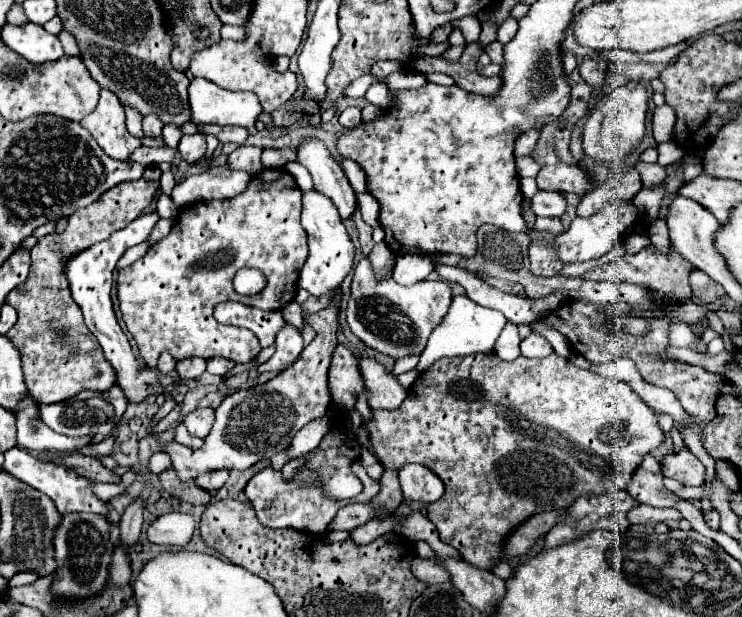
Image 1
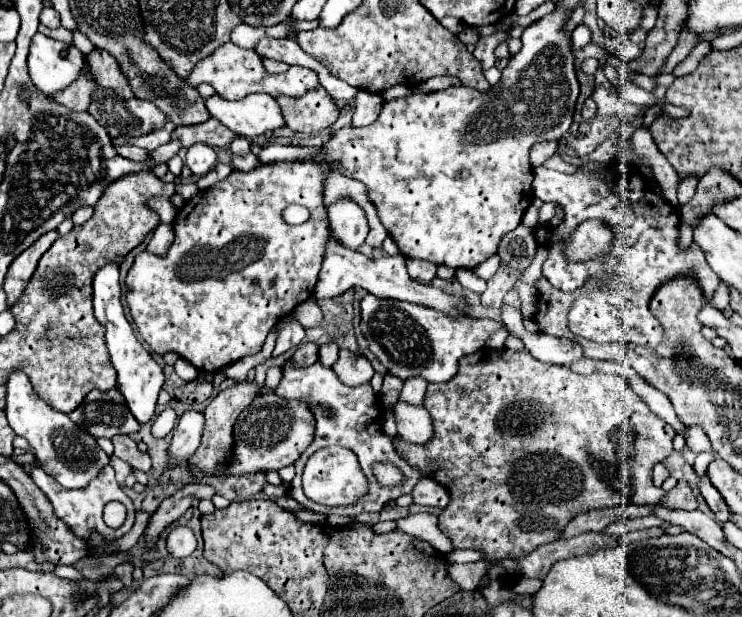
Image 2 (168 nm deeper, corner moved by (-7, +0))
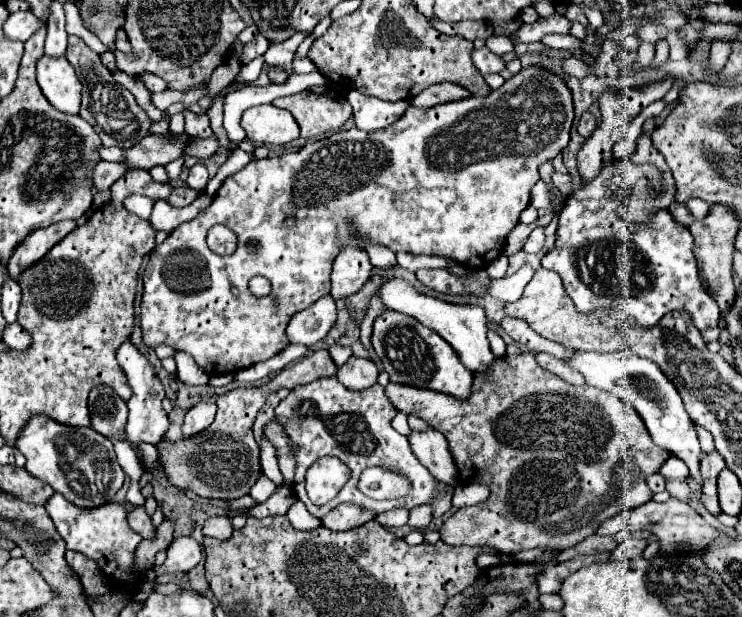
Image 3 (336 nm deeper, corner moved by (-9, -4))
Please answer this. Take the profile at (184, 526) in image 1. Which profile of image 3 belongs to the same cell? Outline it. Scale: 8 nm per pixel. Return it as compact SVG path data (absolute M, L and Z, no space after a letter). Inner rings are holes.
M192 536L174 538L160 572L188 572L200 562L200 546Z

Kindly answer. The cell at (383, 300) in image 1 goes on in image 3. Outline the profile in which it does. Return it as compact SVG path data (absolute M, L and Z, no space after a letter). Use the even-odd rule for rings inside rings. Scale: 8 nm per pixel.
M384 310L374 322L372 346L382 360L384 370L390 374L390 382L428 388L456 398L468 398L472 388L472 372L460 362L460 356L438 332L426 328L416 318Z

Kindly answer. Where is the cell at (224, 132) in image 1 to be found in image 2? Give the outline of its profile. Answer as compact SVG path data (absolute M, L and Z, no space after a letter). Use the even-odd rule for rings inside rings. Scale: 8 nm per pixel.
M210 118L208 122L196 126L178 126L172 134L172 140L180 140L182 148L190 148L194 144L222 148L234 140L234 134L226 126L222 126L216 118Z

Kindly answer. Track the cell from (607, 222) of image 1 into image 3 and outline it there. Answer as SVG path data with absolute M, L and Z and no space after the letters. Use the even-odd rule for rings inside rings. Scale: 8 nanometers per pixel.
M528 66L528 68L522 68L518 74L514 74L510 80L506 80L500 88L492 90L484 98L470 96L470 98L464 98L464 100L438 104L438 106L432 106L428 110L410 106L392 126L386 126L384 130L374 130L374 132L362 132L358 128L340 130L340 132L332 134L330 138L314 140L314 142L310 140L296 152L284 152L280 156L270 156L270 158L264 158L264 160L250 162L248 166L244 166L240 172L230 176L220 186L220 190L216 192L212 204L206 210L202 210L196 218L180 224L176 230L170 232L170 236L160 246L156 246L150 252L150 260L148 260L148 266L146 266L144 276L142 276L144 292L142 292L142 304L140 304L140 326L142 326L144 344L148 348L156 348L158 344L166 344L166 346L172 346L174 350L182 350L182 352L190 354L196 360L196 364L208 376L232 374L236 370L248 368L250 364L256 364L256 362L262 362L262 360L268 360L268 358L276 356L288 344L288 340L284 338L284 326L288 324L288 320L296 312L312 306L318 298L330 294L332 258L336 258L336 254L340 252L340 246L344 246L344 242L352 242L352 244L360 246L360 242L356 240L356 234L348 226L350 220L346 220L346 218L352 218L352 222L356 224L356 230L360 234L372 238L374 242L380 242L380 244L388 246L392 252L444 256L444 258L450 258L450 260L462 264L468 270L486 268L494 258L498 258L502 254L502 250L504 250L502 244L504 244L506 236L510 234L512 226L518 224L518 218L520 218L522 210L528 206L530 190L540 180L538 166L546 160L552 160L558 152L562 152L568 146L572 120L574 120L574 102L572 102L572 92L566 86L564 78L550 72L550 70L546 70L544 66ZM288 214L294 214L298 218L294 228L284 228L284 224L282 224L282 220ZM214 224L222 224L222 226L230 228L236 234L238 248L236 248L234 254L218 256L216 252L208 250L206 234ZM252 276L268 278L270 284L272 284L272 292L264 298L256 298L254 294L250 294L248 280Z

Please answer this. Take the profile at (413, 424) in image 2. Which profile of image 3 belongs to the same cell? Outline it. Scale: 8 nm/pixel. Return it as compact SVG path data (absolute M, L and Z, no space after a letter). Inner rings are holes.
M428 428L422 432L410 432L408 442L416 458L430 470L430 474L444 484L456 486L456 466L452 462L446 438L438 430Z

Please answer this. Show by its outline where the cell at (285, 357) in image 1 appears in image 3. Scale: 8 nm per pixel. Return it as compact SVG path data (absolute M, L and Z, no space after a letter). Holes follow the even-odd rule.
M324 376L324 378L318 378L318 380L310 382L310 384L296 386L276 406L276 418L286 428L286 434L290 436L290 444L296 448L296 476L294 476L294 486L292 488L296 492L296 498L300 502L304 502L304 506L308 508L308 512L312 516L324 518L338 504L354 504L354 506L360 506L362 510L384 512L384 510L390 510L390 508L406 508L406 510L410 510L410 508L414 508L418 504L434 502L434 516L442 516L444 512L450 510L450 506L452 506L450 504L452 488L448 488L448 492L442 494L442 496L434 496L434 490L440 488L438 480L412 454L406 436L398 434L390 426L390 420L396 416L396 412L398 410L392 406L392 402L388 400L388 396L384 394L384 388L380 384L374 384L374 386L366 388L366 390L360 390L360 392L352 392L352 390L340 386L336 376ZM328 454L336 456L344 464L348 464L350 470L352 470L352 478L348 480L344 490L328 506L314 506L306 496L304 476L306 476L308 466L316 458L328 456ZM372 464L380 464L380 466L386 466L388 470L406 474L410 478L410 482L412 482L412 492L408 496L404 496L404 498L390 500L390 502L376 502L376 500L364 496L358 490L358 480L360 480L362 470L372 466Z

